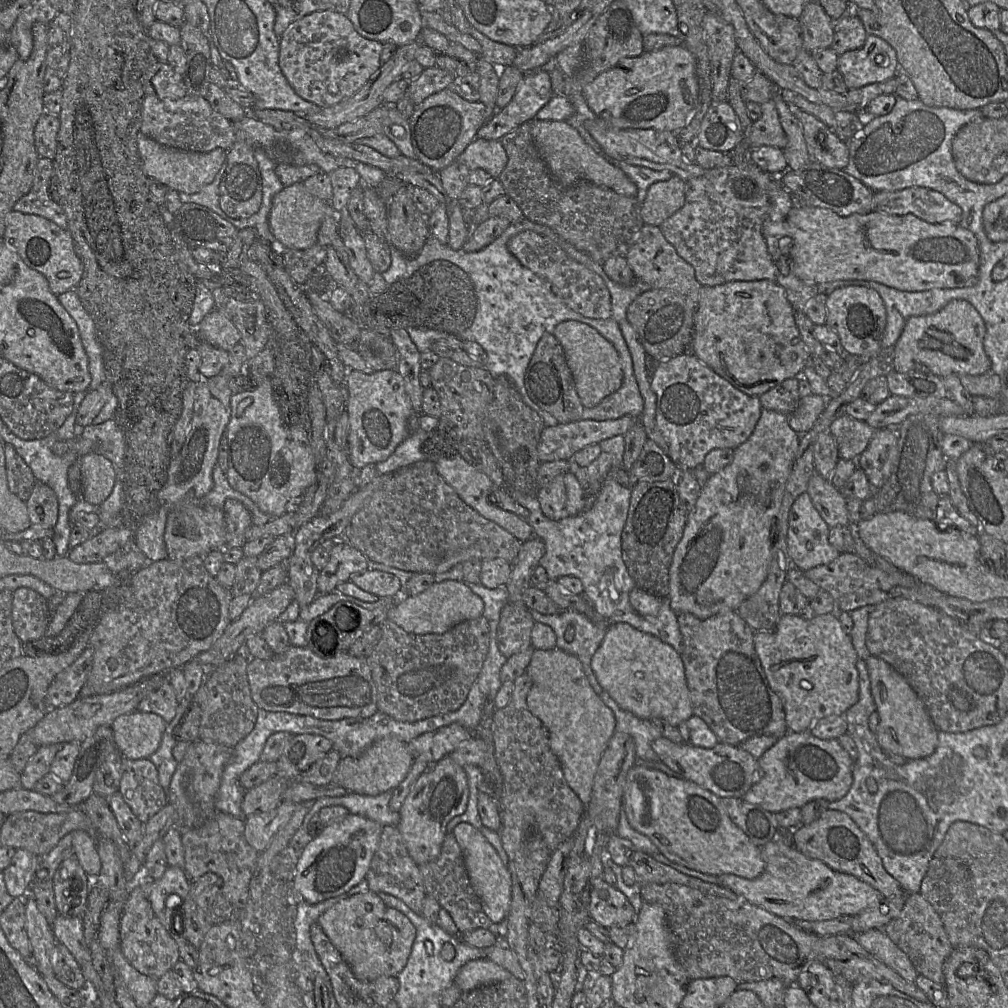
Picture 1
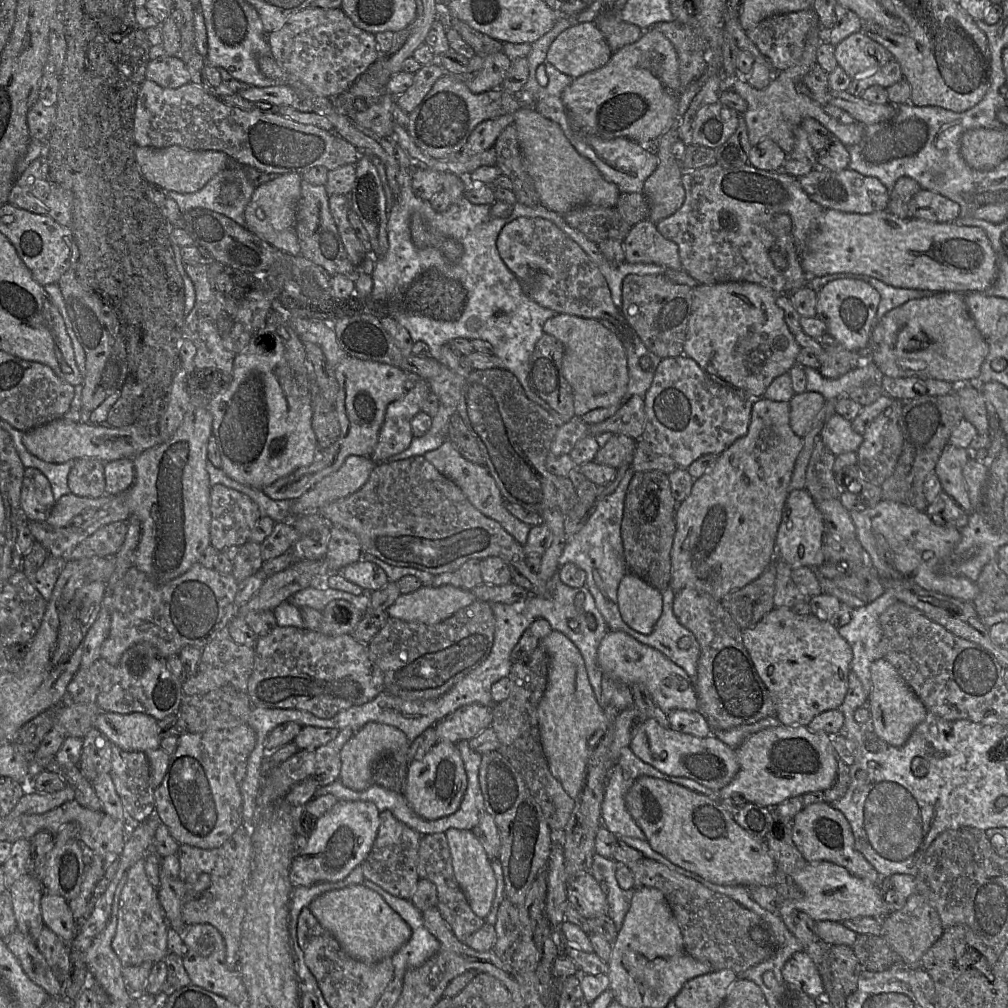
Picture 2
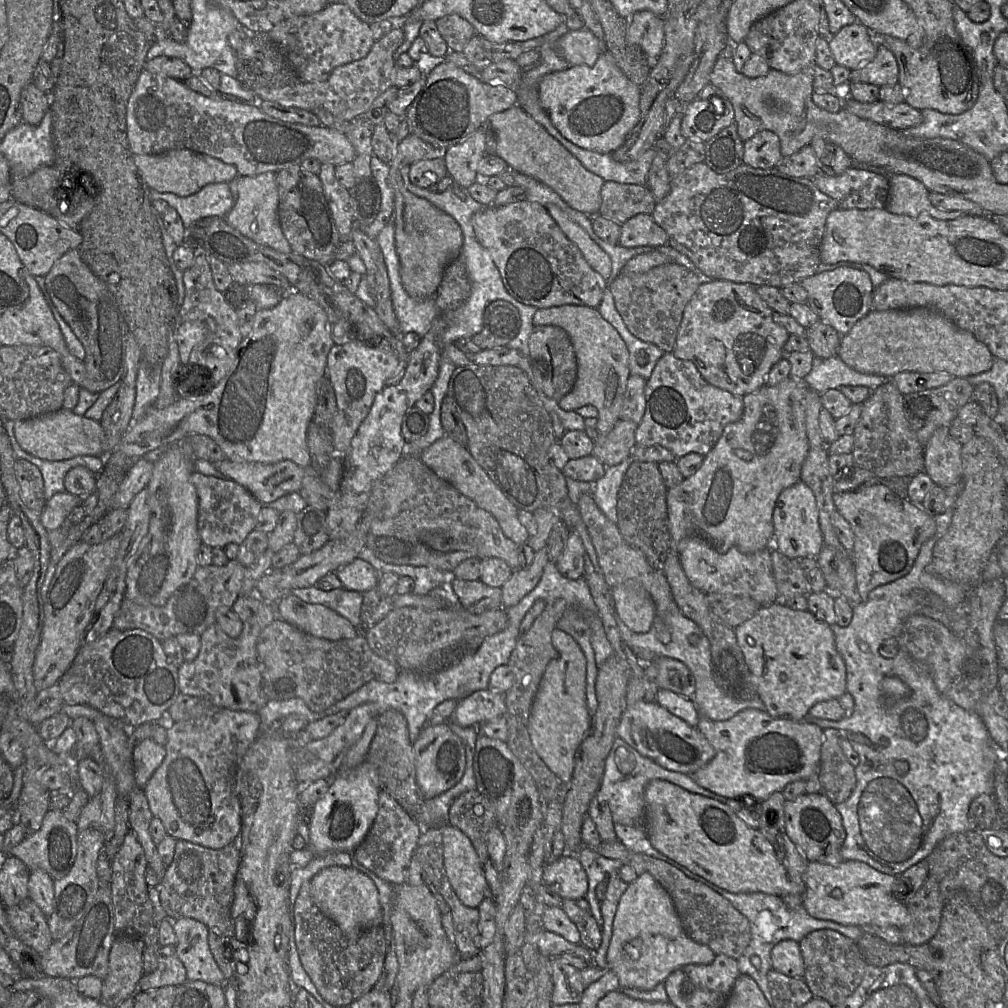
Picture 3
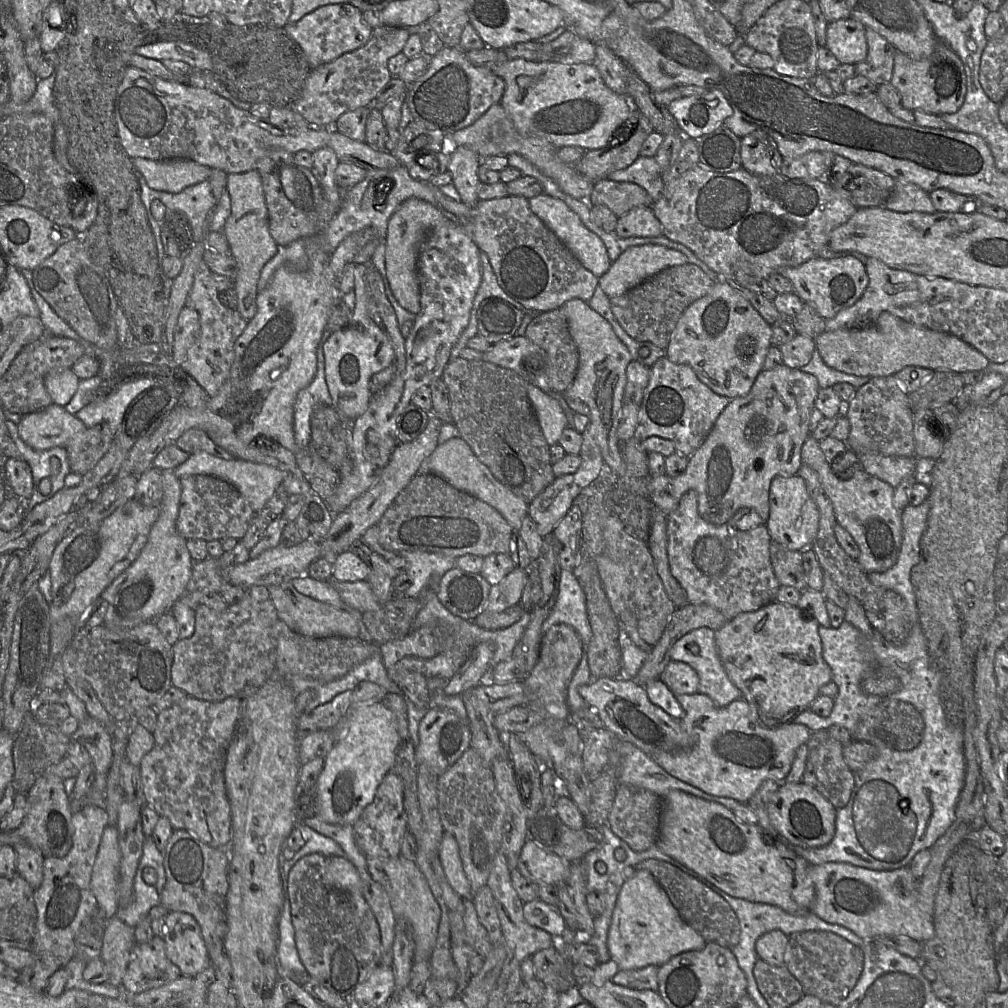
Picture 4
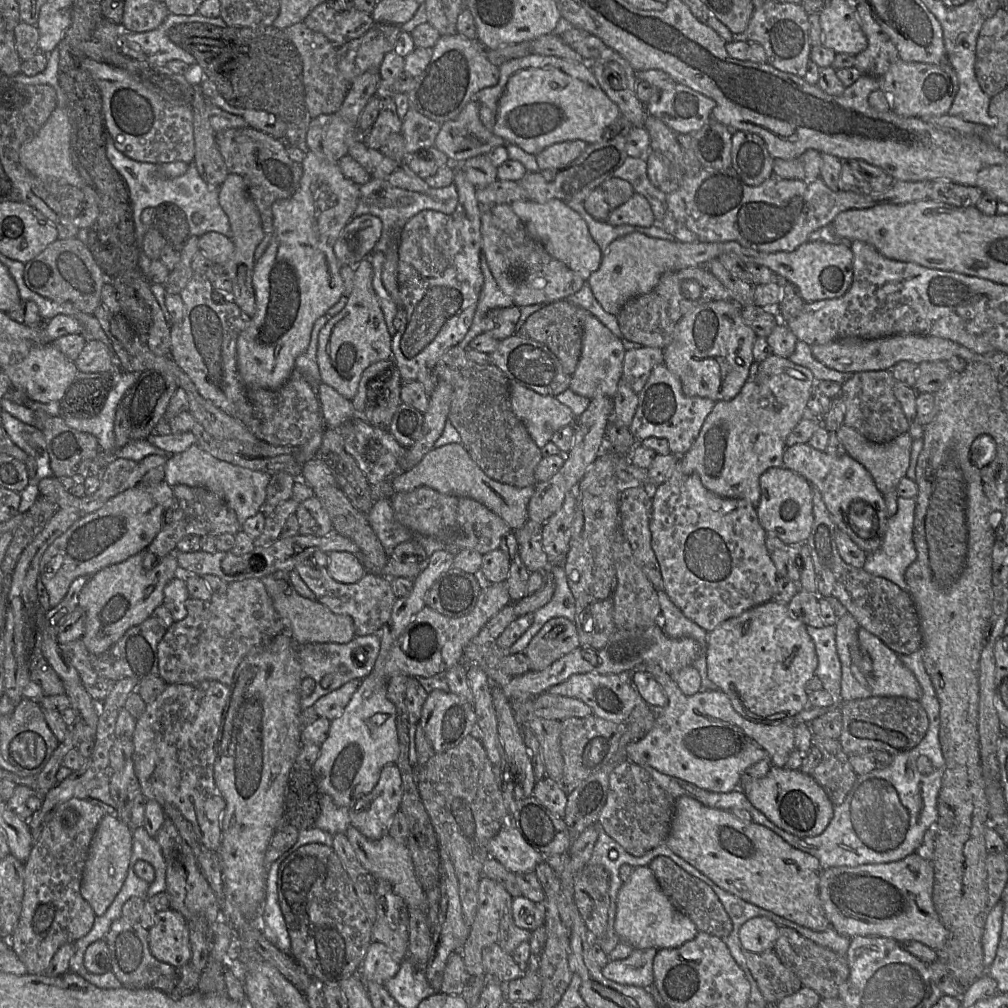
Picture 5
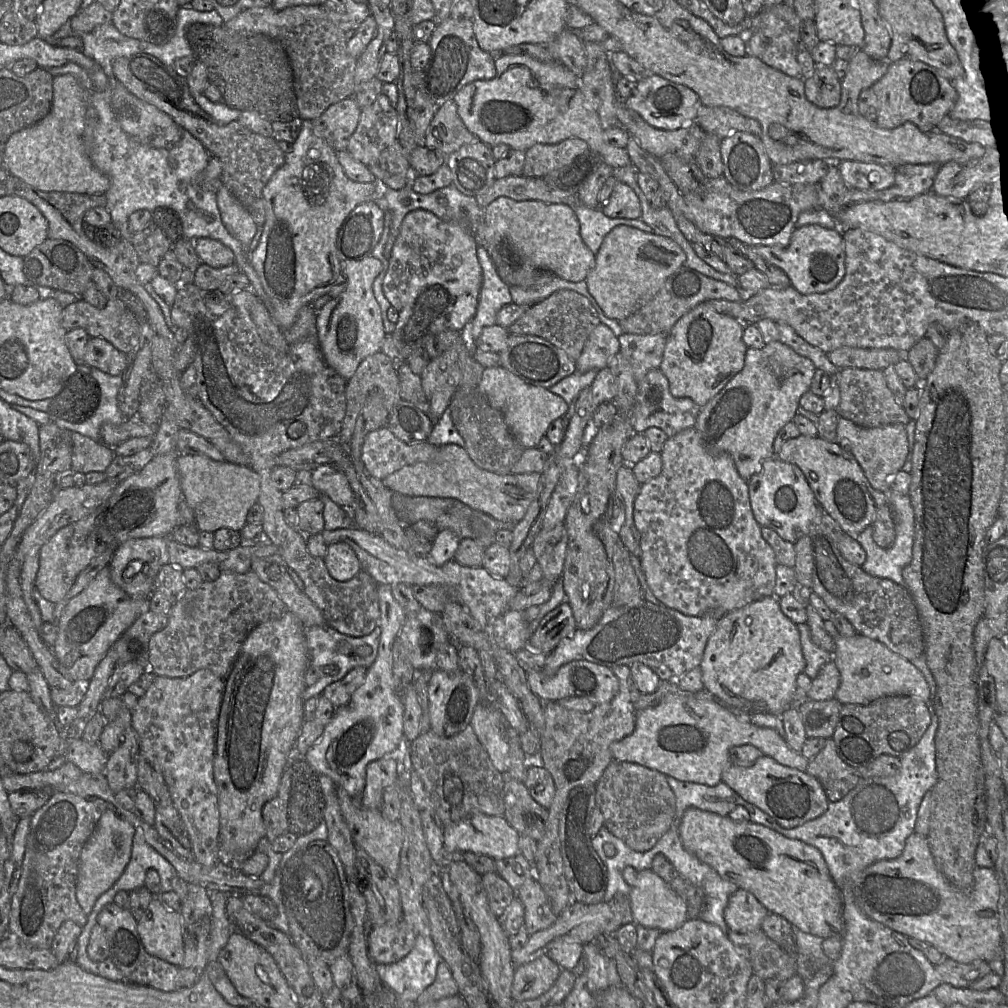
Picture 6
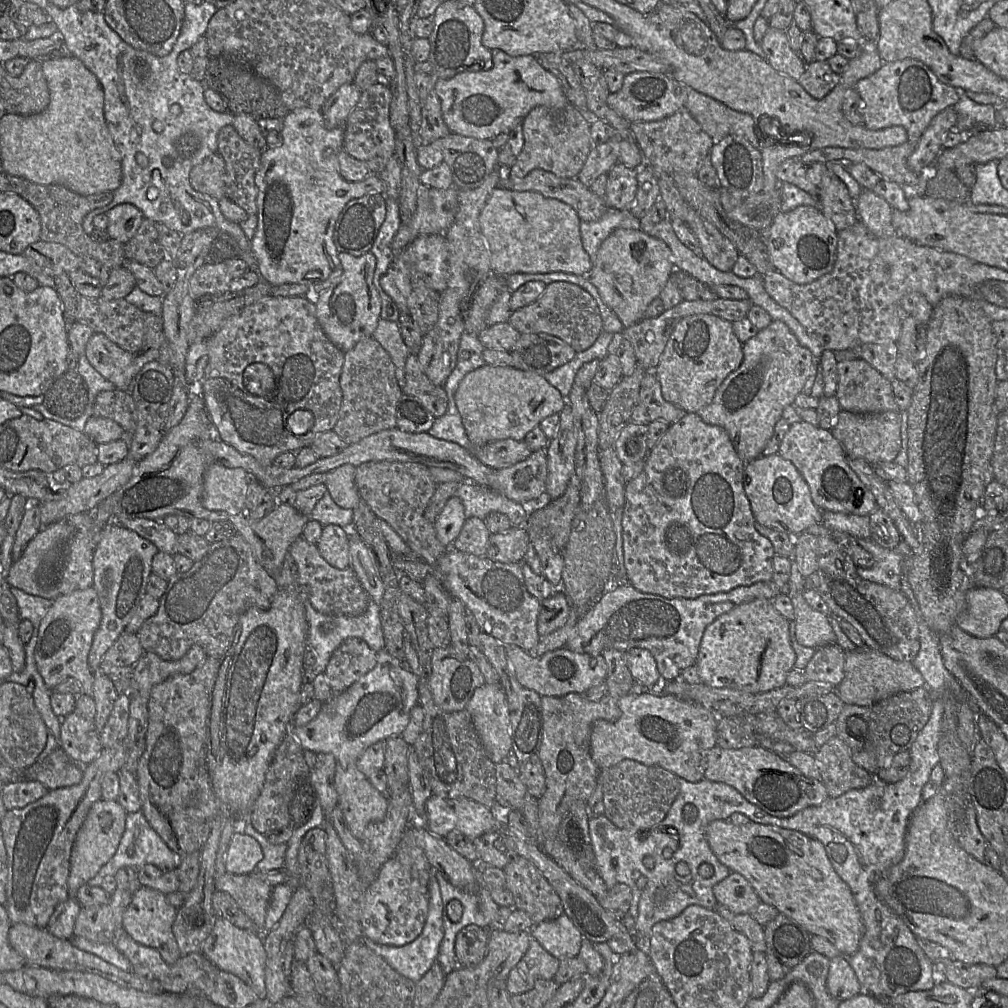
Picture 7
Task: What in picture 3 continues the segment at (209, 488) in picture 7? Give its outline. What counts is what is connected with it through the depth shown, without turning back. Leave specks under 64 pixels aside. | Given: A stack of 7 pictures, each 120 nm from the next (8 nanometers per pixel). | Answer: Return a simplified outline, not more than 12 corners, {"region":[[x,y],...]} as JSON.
{"region":[[291,460],[213,463],[261,504],[299,492],[306,468]]}

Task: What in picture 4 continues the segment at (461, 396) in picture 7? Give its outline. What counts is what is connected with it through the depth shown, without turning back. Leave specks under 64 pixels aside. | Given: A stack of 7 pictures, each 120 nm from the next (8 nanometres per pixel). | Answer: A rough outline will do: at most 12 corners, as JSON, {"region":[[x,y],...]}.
{"region":[[534,385],[527,393],[548,444],[568,427],[561,405]]}

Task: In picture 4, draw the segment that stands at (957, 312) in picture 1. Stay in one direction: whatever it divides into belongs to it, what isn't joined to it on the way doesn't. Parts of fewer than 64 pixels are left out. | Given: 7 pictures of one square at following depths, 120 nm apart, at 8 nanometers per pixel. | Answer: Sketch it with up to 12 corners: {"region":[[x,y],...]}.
{"region":[[882,312],[814,341],[828,367],[893,376],[990,363],[958,337]]}

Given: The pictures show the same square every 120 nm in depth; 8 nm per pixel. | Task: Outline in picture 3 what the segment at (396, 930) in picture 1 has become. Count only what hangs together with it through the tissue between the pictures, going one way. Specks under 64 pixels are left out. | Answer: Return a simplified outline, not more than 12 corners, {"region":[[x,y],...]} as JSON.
{"region":[[353,866],[311,880],[320,911],[351,940],[381,924],[375,884]]}

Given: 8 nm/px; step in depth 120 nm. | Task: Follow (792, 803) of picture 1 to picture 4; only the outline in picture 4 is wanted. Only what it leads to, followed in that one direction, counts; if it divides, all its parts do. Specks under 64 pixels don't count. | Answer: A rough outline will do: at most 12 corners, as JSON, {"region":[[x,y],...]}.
{"region":[[675,697],[693,746],[650,757],[747,803],[783,782],[809,728],[763,727],[743,698]]}

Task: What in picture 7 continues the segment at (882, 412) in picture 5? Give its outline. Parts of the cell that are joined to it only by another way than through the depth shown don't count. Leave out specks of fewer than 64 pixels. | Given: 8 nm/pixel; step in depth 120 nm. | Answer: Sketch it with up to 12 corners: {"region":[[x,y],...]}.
{"region":[[861,357],[838,363],[836,397],[857,414],[900,411],[891,382]]}

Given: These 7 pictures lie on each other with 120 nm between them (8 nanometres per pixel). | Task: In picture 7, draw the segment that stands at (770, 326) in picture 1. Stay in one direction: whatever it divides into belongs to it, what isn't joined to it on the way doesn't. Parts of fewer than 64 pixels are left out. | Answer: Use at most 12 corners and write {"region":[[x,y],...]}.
{"region":[[677,323],[654,373],[663,398],[699,413],[743,361],[732,323]]}

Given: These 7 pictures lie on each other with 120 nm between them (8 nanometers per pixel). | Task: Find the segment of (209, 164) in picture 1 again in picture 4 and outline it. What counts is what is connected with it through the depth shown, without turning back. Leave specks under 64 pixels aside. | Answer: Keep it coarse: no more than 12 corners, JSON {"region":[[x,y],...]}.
{"region":[[184,158],[132,162],[150,188],[179,193],[212,170]]}

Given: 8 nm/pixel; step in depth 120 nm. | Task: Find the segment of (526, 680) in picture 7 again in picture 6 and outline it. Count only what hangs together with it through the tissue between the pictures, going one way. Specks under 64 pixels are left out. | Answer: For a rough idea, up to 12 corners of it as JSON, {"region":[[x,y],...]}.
{"region":[[586,660],[552,676],[526,670],[542,701],[578,696],[595,706],[610,702],[619,680],[610,668]]}

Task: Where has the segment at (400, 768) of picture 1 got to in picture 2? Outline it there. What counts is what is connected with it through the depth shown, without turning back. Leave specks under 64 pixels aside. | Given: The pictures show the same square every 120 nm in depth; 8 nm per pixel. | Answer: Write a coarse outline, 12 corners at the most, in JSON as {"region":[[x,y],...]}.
{"region":[[368,722],[343,745],[338,780],[351,790],[373,784],[382,756],[405,752],[398,728]]}

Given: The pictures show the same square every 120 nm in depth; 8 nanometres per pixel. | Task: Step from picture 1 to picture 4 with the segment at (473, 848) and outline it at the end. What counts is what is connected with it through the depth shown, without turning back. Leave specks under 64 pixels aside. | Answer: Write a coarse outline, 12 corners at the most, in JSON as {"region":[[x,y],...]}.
{"region":[[444,832],[438,858],[451,888],[472,898],[459,845]]}

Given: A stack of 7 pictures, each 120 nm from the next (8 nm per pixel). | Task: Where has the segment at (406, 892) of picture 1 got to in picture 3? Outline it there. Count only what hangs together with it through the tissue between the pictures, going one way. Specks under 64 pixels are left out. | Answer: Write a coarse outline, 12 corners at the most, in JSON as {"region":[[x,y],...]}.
{"region":[[381,790],[378,812],[354,850],[392,886],[407,870],[423,826]]}

